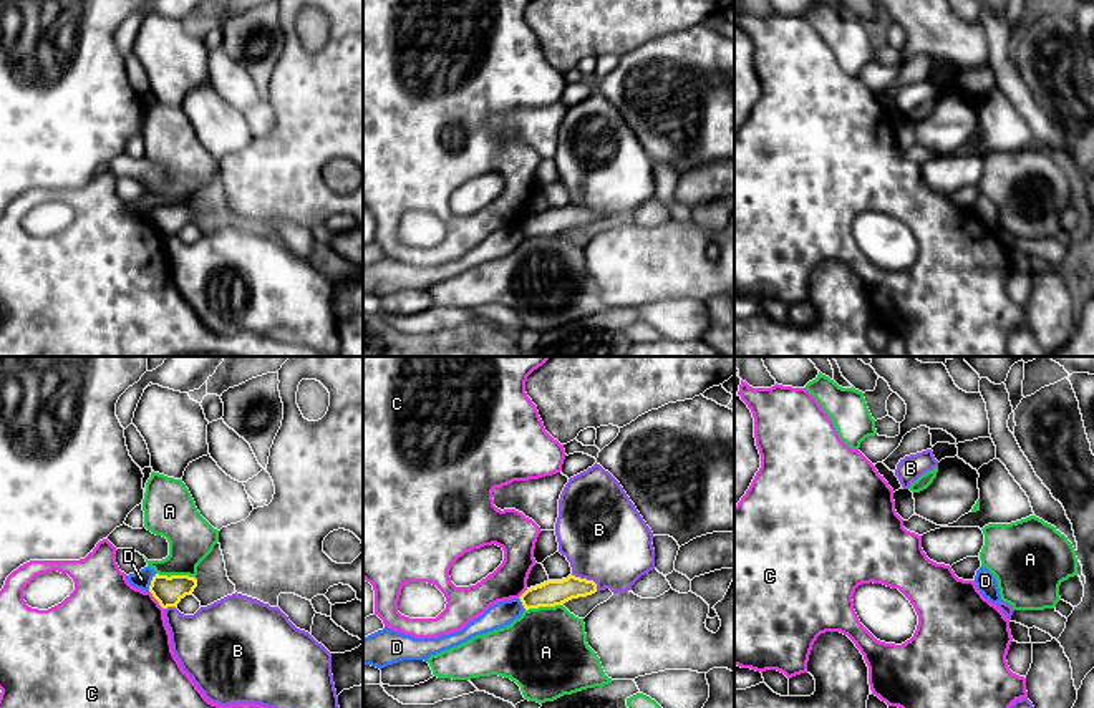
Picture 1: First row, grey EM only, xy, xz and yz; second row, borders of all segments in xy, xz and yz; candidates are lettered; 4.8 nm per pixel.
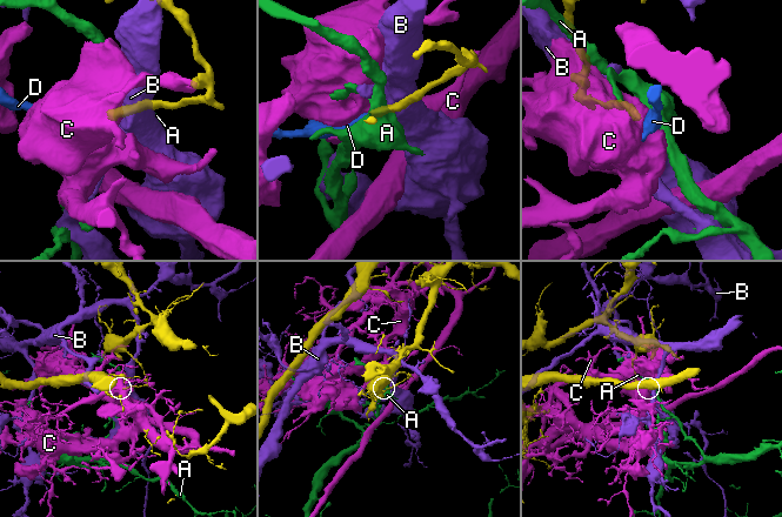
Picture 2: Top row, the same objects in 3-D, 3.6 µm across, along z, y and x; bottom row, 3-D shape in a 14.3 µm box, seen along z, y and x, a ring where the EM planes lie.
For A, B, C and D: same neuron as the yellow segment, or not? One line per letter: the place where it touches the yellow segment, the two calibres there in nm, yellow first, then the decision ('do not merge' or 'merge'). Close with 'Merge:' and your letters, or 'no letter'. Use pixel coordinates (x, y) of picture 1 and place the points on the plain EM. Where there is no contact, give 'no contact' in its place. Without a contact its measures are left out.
A: contact xy (176, 204); calibres 140 and 220 nm; do not merge
B: contact xz (585, 208); calibres 130 and 420 nm; do not merge
C: contact xy (156, 227); calibres 140 and 480 nm; do not merge
D: contact xy (151, 211); calibres 140 and 90 nm; do not merge
Merge: no letter

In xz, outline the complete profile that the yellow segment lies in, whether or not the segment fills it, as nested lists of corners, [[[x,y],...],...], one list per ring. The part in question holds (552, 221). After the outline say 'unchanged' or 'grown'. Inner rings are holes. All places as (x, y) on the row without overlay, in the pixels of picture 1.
[[[569,204],[562,209],[547,209],[527,217],[519,227],[525,239],[562,234],[572,227],[587,225],[597,221],[593,209]]]; unchanged

